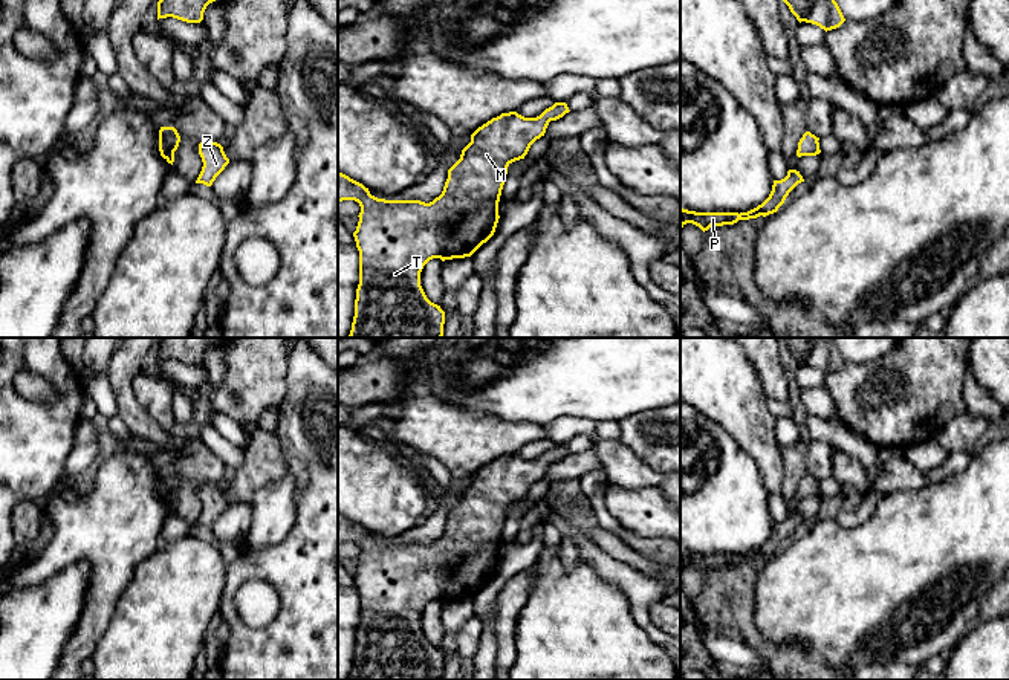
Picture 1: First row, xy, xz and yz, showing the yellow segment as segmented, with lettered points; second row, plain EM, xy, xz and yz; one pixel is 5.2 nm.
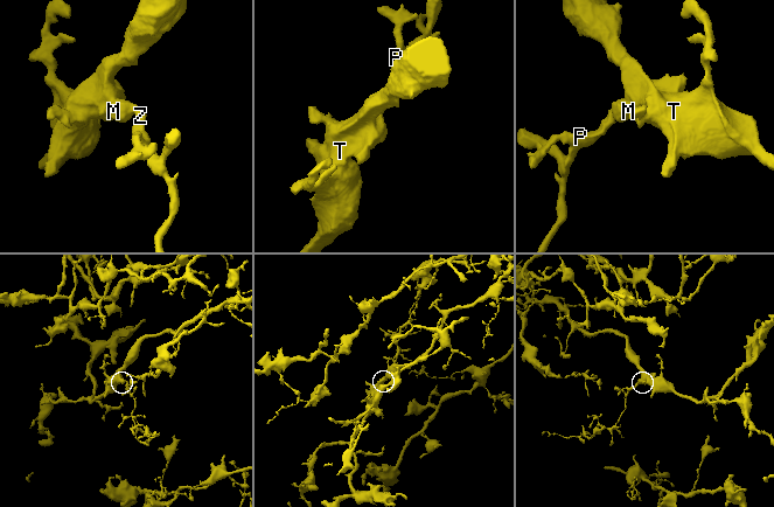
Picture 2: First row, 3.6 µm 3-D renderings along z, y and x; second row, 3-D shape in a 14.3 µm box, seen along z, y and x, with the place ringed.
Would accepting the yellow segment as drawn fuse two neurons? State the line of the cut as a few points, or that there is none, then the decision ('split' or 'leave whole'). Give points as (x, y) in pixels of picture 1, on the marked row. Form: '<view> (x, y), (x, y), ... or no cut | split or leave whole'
no cut | leave whole

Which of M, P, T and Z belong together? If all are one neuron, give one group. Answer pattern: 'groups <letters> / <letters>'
groups M P T Z

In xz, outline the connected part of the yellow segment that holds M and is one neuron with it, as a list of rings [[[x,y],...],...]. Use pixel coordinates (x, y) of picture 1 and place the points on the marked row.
[[[555,102],[537,118],[517,112],[492,118],[471,134],[460,159],[448,170],[442,194],[430,203],[378,199],[362,183],[338,171],[338,203],[355,200],[361,206],[353,232],[359,251],[359,284],[349,338],[443,336],[445,312],[427,298],[420,286],[423,266],[433,258],[471,257],[494,235],[508,167],[524,159],[530,145],[544,136],[549,122],[569,112],[566,102]]]

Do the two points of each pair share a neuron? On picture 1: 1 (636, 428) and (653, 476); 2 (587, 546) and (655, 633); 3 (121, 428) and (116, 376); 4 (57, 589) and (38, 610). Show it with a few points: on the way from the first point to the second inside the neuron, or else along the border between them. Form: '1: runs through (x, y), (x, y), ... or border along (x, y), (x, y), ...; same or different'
1: border along (622, 442), (644, 462), (664, 474); different
2: runs through (609, 567), (639, 598), (641, 612); same
3: border along (116, 414), (135, 436); different
4: runs through (57, 595), (45, 607); same

